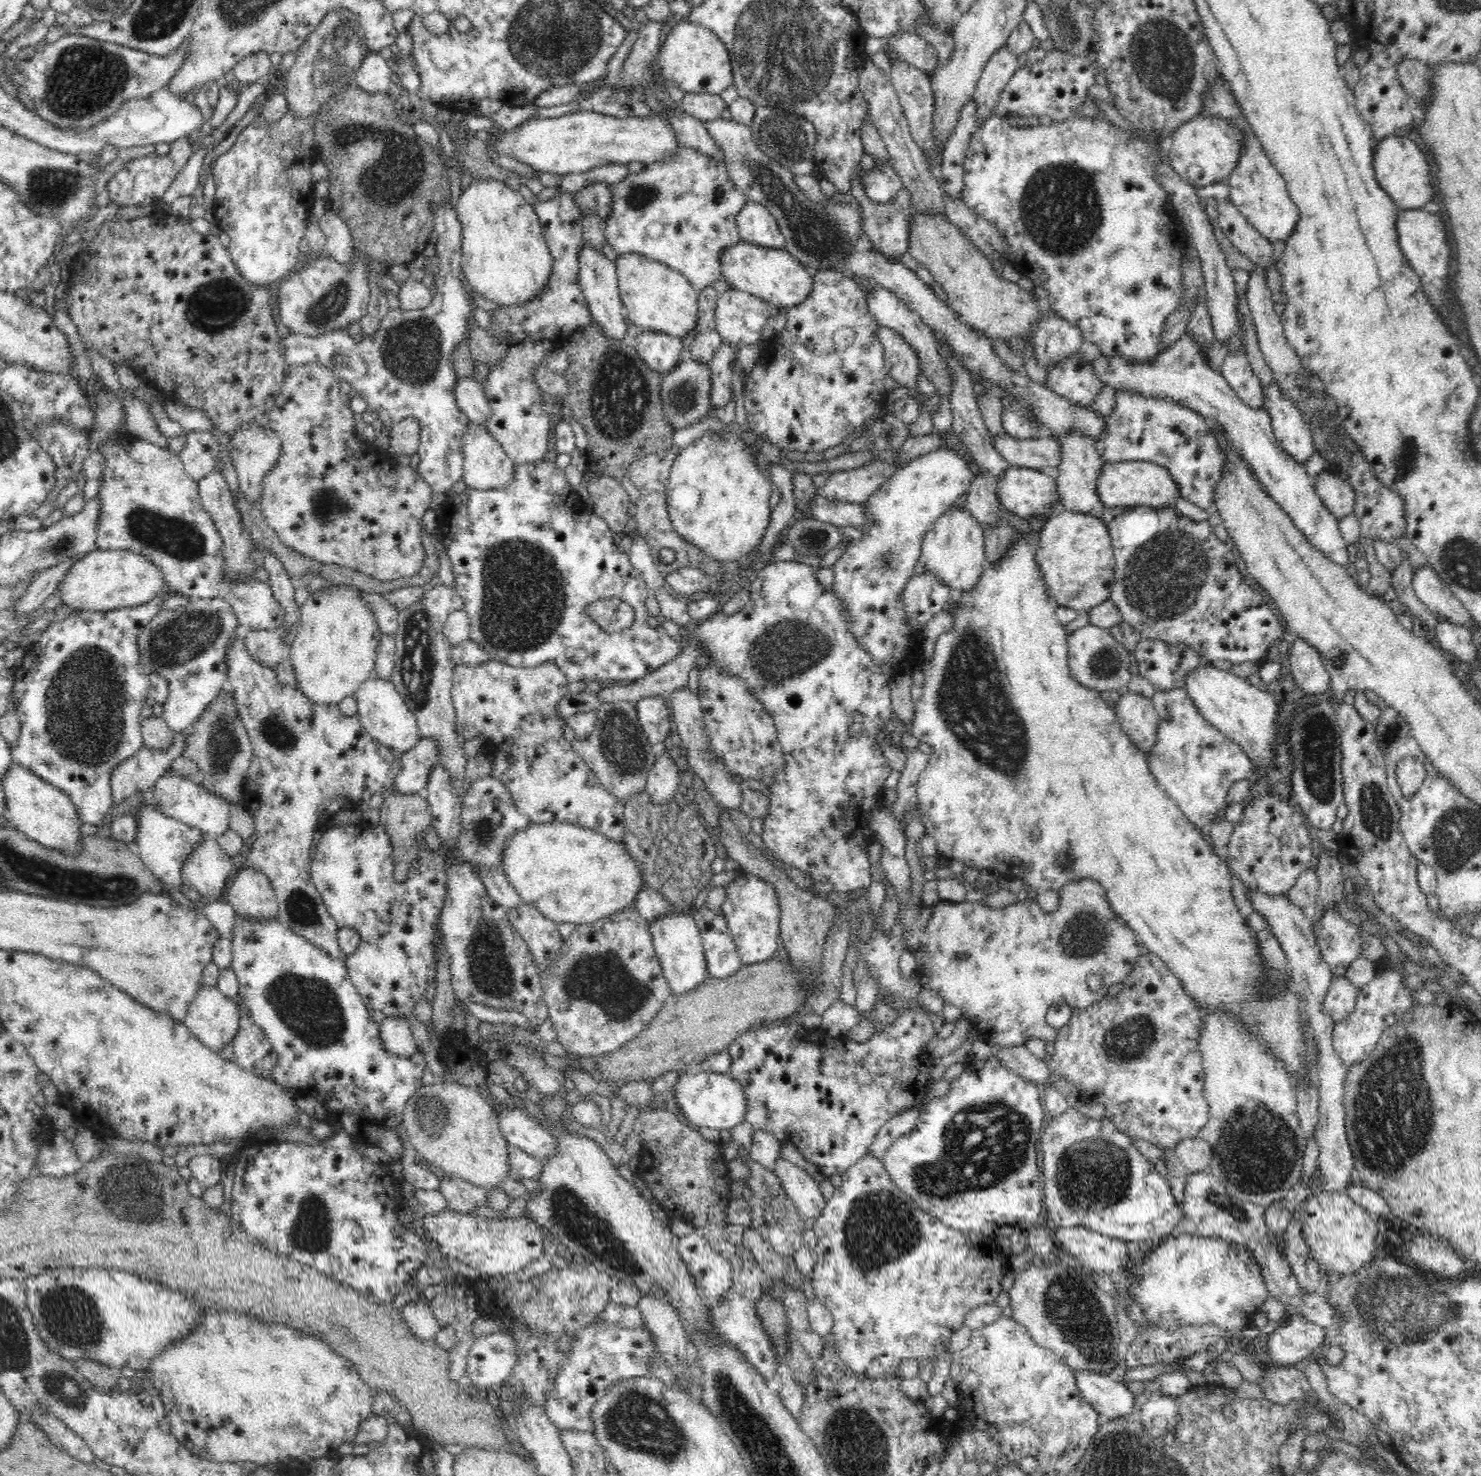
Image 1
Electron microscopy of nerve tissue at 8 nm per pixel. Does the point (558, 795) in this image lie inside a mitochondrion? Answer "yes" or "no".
no

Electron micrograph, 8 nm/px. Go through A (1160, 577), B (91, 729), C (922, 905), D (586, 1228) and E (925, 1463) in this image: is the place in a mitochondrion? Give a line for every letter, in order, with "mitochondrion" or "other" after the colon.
A: mitochondrion
B: mitochondrion
C: other
D: mitochondrion
E: other

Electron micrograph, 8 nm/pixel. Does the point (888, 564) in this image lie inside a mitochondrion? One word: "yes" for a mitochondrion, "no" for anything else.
yes

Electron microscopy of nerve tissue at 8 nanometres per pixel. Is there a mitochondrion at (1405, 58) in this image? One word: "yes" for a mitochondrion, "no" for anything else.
no

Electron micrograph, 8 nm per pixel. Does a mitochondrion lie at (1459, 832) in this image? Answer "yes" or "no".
yes

